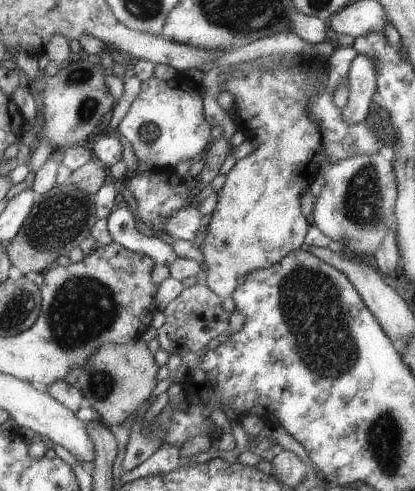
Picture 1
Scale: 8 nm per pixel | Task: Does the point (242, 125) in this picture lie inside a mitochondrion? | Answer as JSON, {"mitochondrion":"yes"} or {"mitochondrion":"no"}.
{"mitochondrion":"no"}

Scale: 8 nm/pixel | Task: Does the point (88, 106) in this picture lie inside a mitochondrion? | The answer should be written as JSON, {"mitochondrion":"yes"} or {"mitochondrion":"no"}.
{"mitochondrion":"yes"}

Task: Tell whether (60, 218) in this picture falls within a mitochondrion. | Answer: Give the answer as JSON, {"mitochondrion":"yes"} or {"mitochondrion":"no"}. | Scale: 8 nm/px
{"mitochondrion":"yes"}

